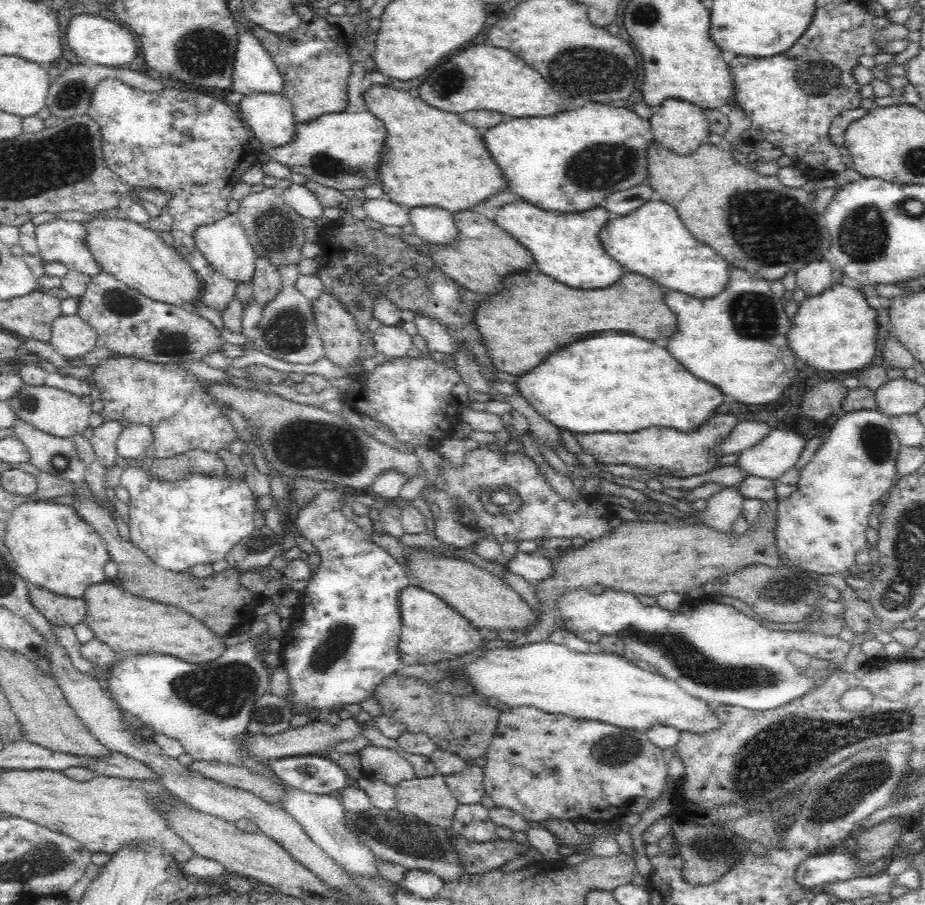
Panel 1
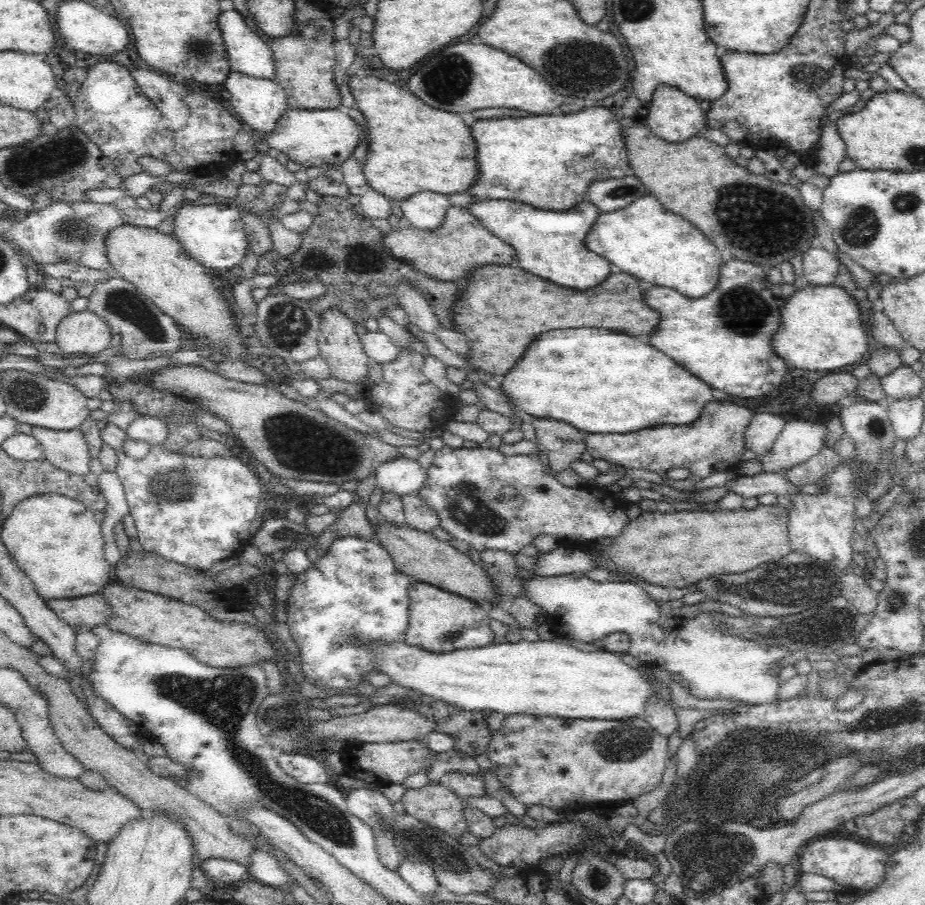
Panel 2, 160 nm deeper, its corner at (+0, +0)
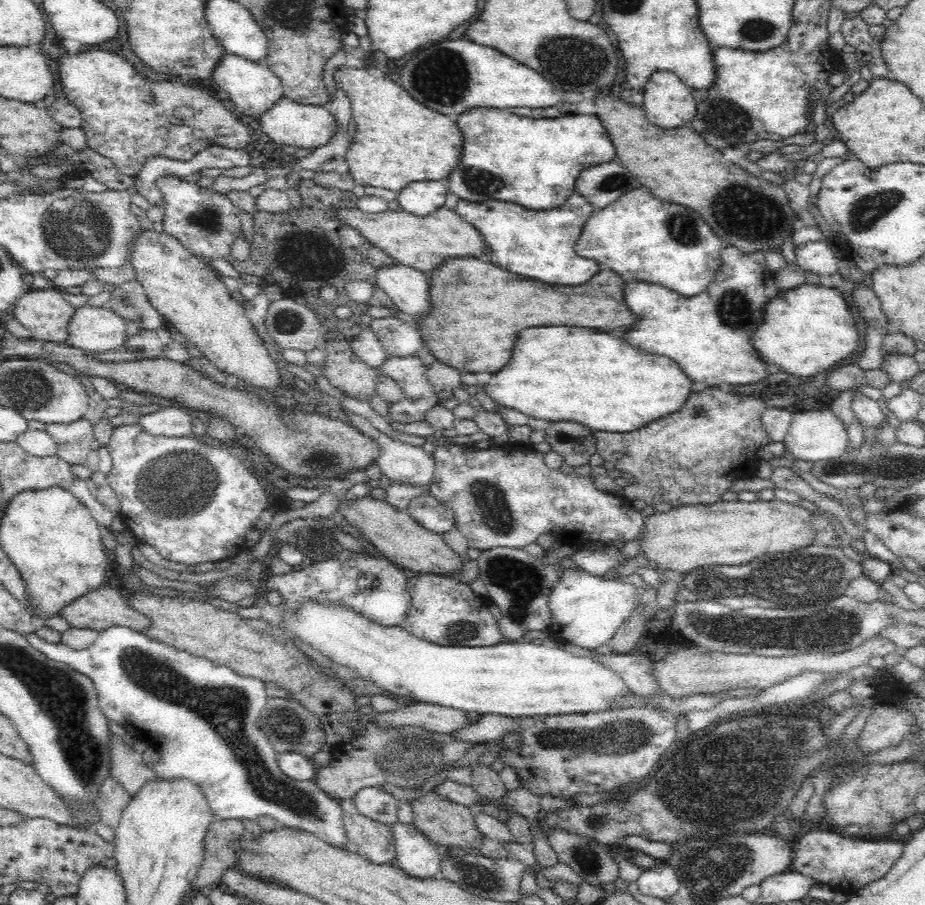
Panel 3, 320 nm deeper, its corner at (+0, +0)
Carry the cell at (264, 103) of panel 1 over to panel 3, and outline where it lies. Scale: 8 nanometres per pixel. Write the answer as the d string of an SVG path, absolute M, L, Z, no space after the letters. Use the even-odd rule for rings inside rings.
M224 50L220 60L212 71L212 80L230 94L232 102L240 112L246 112L252 118L258 118L262 112L266 112L283 95L281 80L270 70L264 62L254 62L243 56L232 54Z

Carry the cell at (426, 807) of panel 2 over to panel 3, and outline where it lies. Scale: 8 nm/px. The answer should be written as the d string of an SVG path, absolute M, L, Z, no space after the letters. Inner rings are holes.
M431 791L411 801L412 811L414 812L414 824L421 830L430 841L442 848L464 848L470 850L480 848L485 836L478 830L474 813L471 808L464 807L462 804L454 803L439 796L436 791Z

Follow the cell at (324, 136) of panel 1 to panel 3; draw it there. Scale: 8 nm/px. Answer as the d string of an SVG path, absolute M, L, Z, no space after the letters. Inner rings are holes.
M284 95L275 100L266 112L262 112L256 122L262 126L262 132L270 136L272 142L278 144L278 148L283 144L296 145L298 149L324 146L338 128L336 119L325 106L300 104Z

